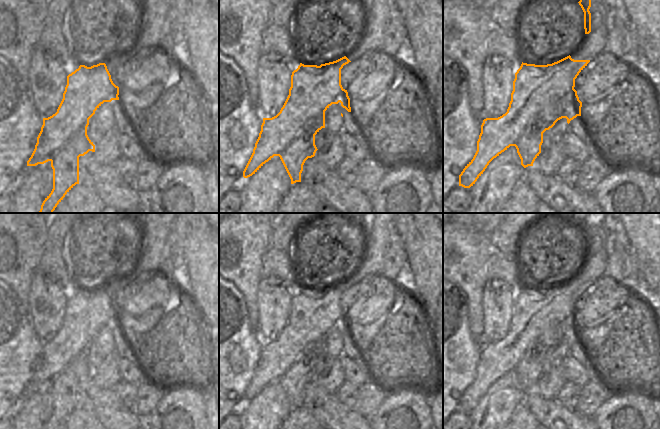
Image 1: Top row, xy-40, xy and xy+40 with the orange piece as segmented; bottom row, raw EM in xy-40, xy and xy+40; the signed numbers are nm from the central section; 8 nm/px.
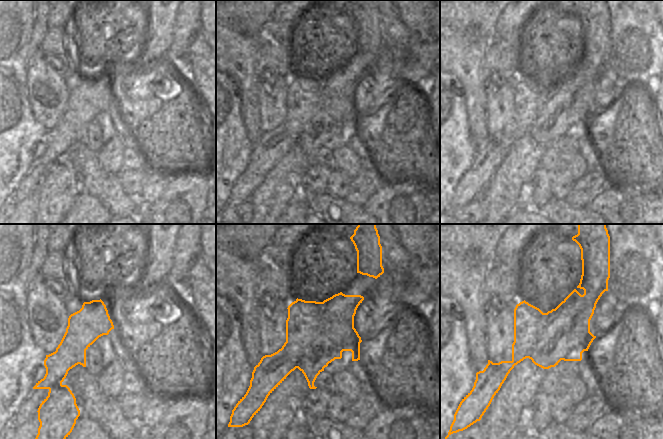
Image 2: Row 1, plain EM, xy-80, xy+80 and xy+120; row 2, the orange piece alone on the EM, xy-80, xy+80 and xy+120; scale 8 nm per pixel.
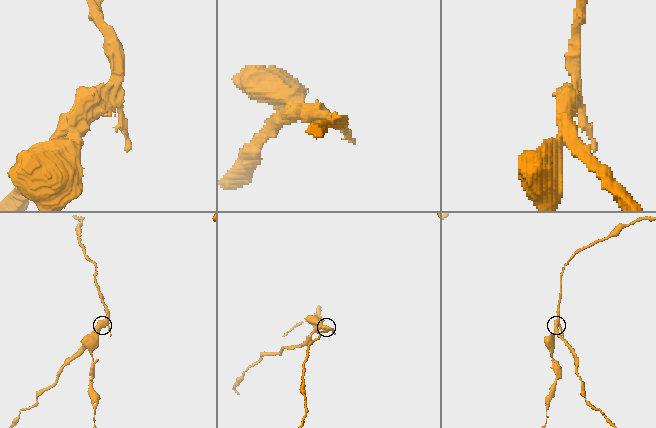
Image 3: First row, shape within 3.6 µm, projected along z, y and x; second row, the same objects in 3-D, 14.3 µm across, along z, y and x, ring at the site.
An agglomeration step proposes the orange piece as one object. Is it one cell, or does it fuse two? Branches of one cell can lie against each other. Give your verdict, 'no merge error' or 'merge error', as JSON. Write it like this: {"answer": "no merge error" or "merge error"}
{"answer": "merge error"}

